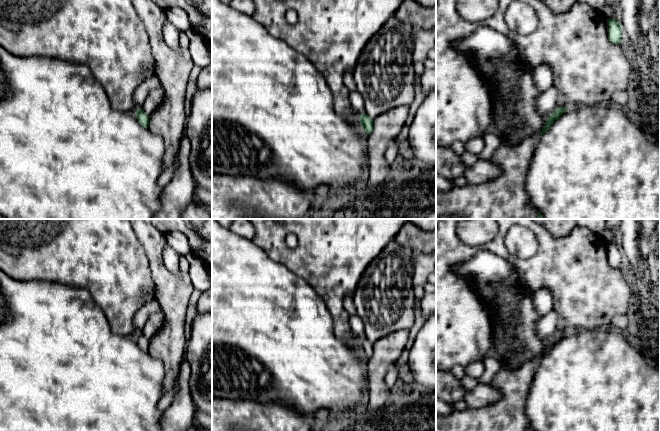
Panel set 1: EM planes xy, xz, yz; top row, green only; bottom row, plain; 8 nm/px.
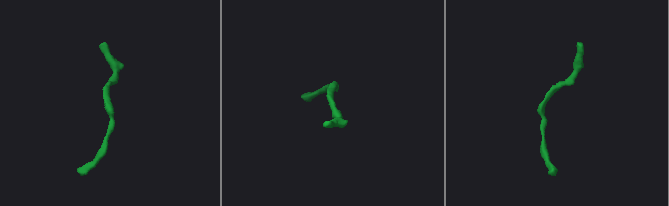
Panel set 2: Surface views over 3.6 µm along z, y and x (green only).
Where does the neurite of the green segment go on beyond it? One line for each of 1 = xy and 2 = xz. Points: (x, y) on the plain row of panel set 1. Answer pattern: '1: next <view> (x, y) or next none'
1: next none
2: next none

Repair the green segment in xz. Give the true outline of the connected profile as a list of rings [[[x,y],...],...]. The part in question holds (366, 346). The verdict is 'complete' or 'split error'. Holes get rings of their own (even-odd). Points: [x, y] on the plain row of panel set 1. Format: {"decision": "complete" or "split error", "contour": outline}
{"decision": "complete", "contour": [[[367,338],[360,339],[360,348],[367,359],[373,355],[373,344]]]}

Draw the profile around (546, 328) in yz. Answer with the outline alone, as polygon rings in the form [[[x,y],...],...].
[[[551,310],[549,313],[540,318],[536,334],[543,339],[551,339],[557,332],[558,314]]]

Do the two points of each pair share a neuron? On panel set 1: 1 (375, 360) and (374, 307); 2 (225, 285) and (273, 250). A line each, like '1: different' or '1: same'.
1: different
2: different

